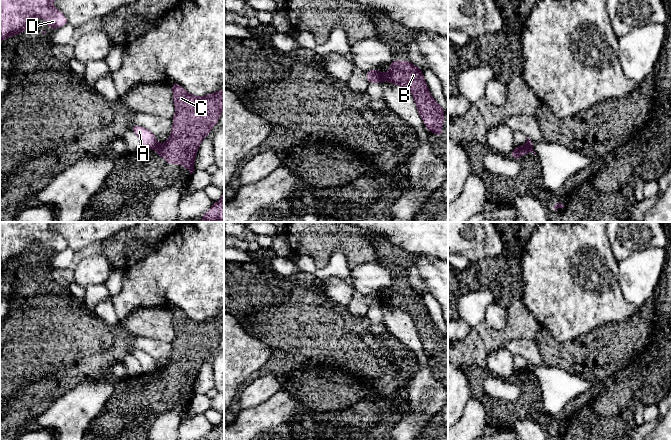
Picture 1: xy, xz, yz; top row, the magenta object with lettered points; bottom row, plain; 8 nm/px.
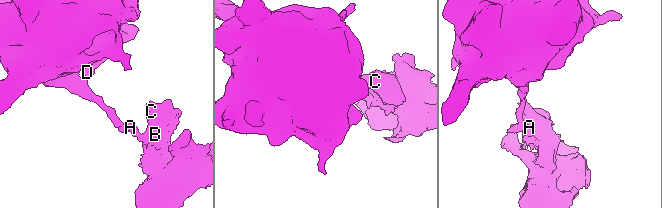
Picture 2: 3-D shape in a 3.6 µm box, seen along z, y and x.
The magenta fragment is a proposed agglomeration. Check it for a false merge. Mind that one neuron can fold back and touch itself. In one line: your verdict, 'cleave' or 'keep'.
cleave

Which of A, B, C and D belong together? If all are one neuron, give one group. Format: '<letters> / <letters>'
A D / B C

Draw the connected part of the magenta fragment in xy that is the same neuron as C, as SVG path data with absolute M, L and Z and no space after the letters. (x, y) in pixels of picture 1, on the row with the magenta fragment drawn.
M172 83L173 100L176 113L172 118L173 129L167 142L157 144L155 152L161 158L166 158L168 164L180 164L186 166L190 175L194 172L194 162L198 148L202 140L210 133L217 124L224 109L224 90L208 94L203 97L196 97L188 93L181 85Z

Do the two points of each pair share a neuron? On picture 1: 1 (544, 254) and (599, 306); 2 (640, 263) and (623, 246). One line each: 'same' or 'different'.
1: same
2: different

